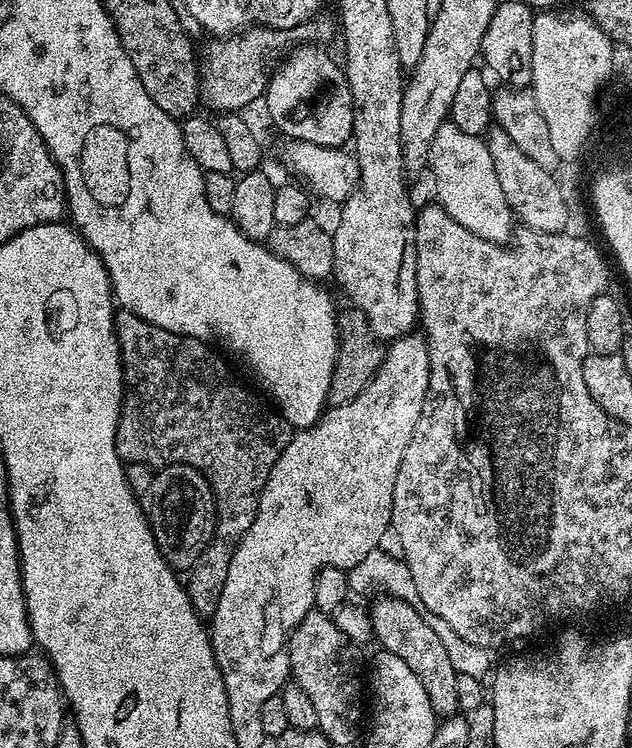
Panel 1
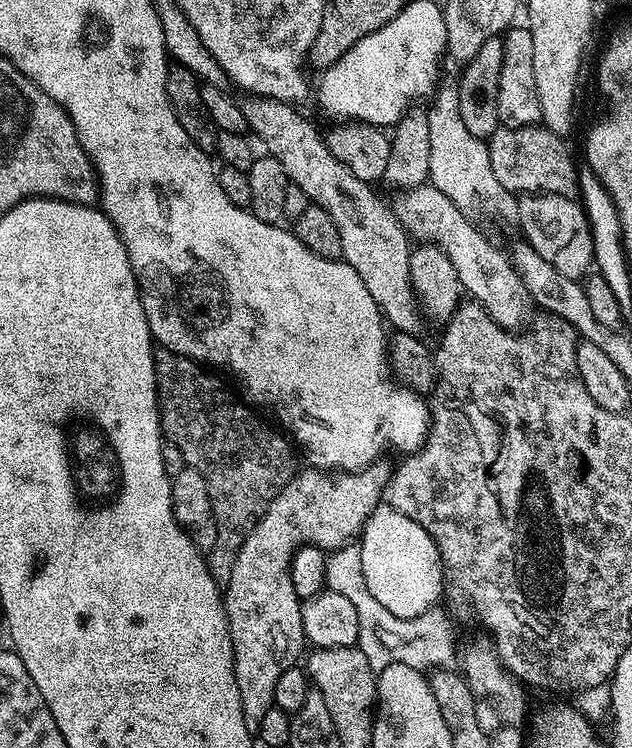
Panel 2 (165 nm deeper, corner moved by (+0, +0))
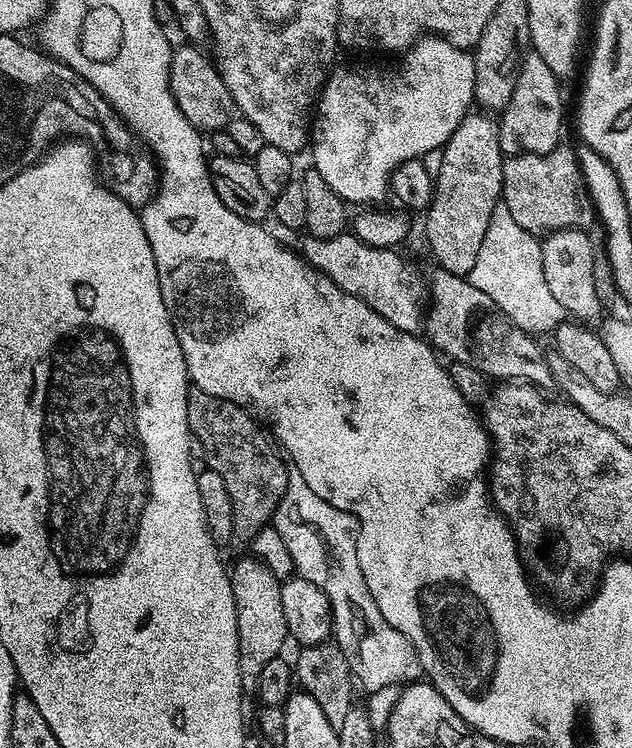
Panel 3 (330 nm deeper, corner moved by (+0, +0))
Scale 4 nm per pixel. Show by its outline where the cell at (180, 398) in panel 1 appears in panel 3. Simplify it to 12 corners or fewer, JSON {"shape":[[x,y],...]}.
{"shape":[[189,391],[188,430],[232,503],[232,538],[270,524],[289,465],[245,408]]}

